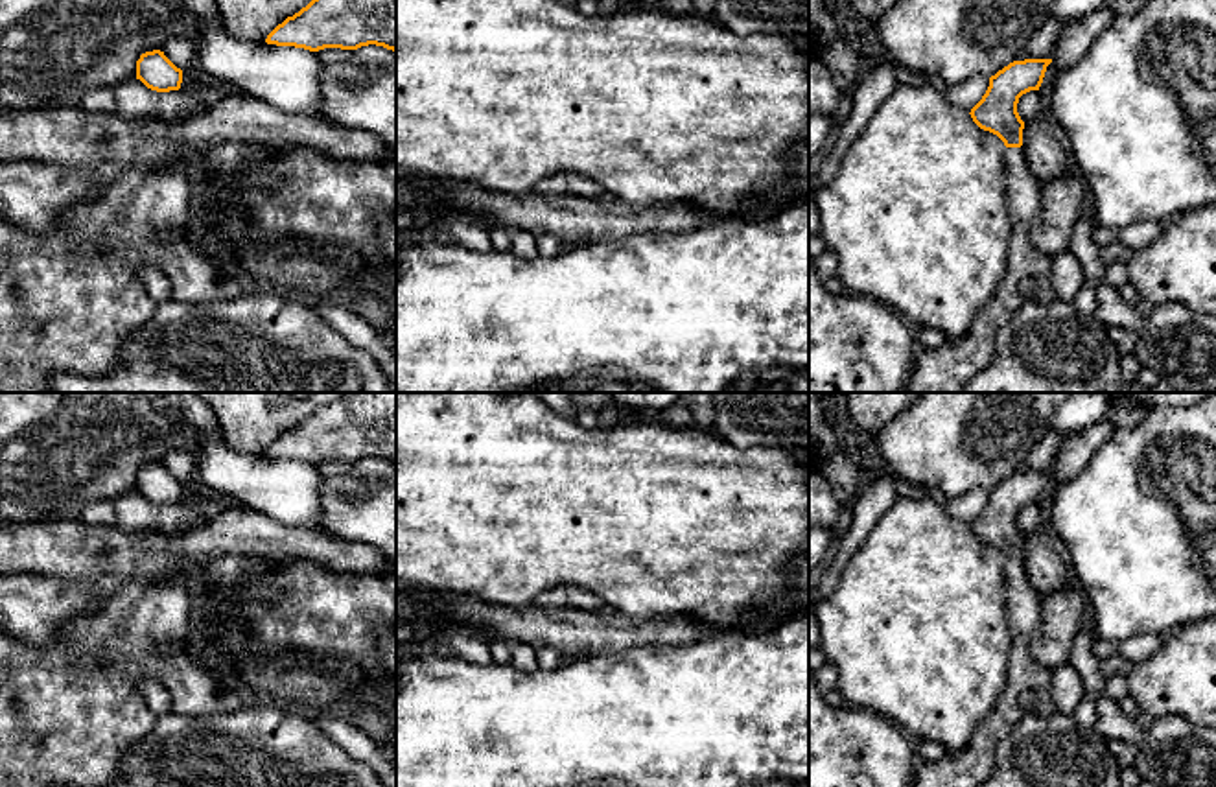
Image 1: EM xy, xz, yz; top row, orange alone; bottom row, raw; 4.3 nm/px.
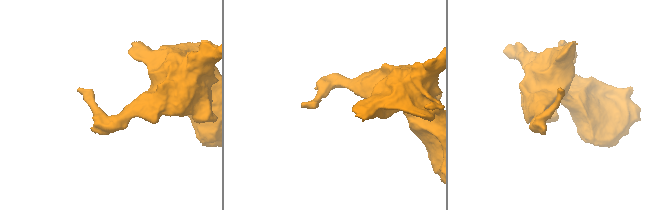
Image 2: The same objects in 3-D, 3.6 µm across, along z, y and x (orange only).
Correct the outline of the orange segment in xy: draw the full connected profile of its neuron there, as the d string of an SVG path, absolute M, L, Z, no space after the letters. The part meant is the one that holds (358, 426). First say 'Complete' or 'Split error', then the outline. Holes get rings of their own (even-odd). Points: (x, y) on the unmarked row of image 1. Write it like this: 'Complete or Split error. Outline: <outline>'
Complete. Outline: M346 393L287 429L265 455L310 464L368 457L396 464L396 393Z

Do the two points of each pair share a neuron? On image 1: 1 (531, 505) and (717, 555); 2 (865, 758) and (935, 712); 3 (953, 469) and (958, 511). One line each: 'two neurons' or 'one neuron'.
1: one neuron
2: two neurons
3: two neurons

